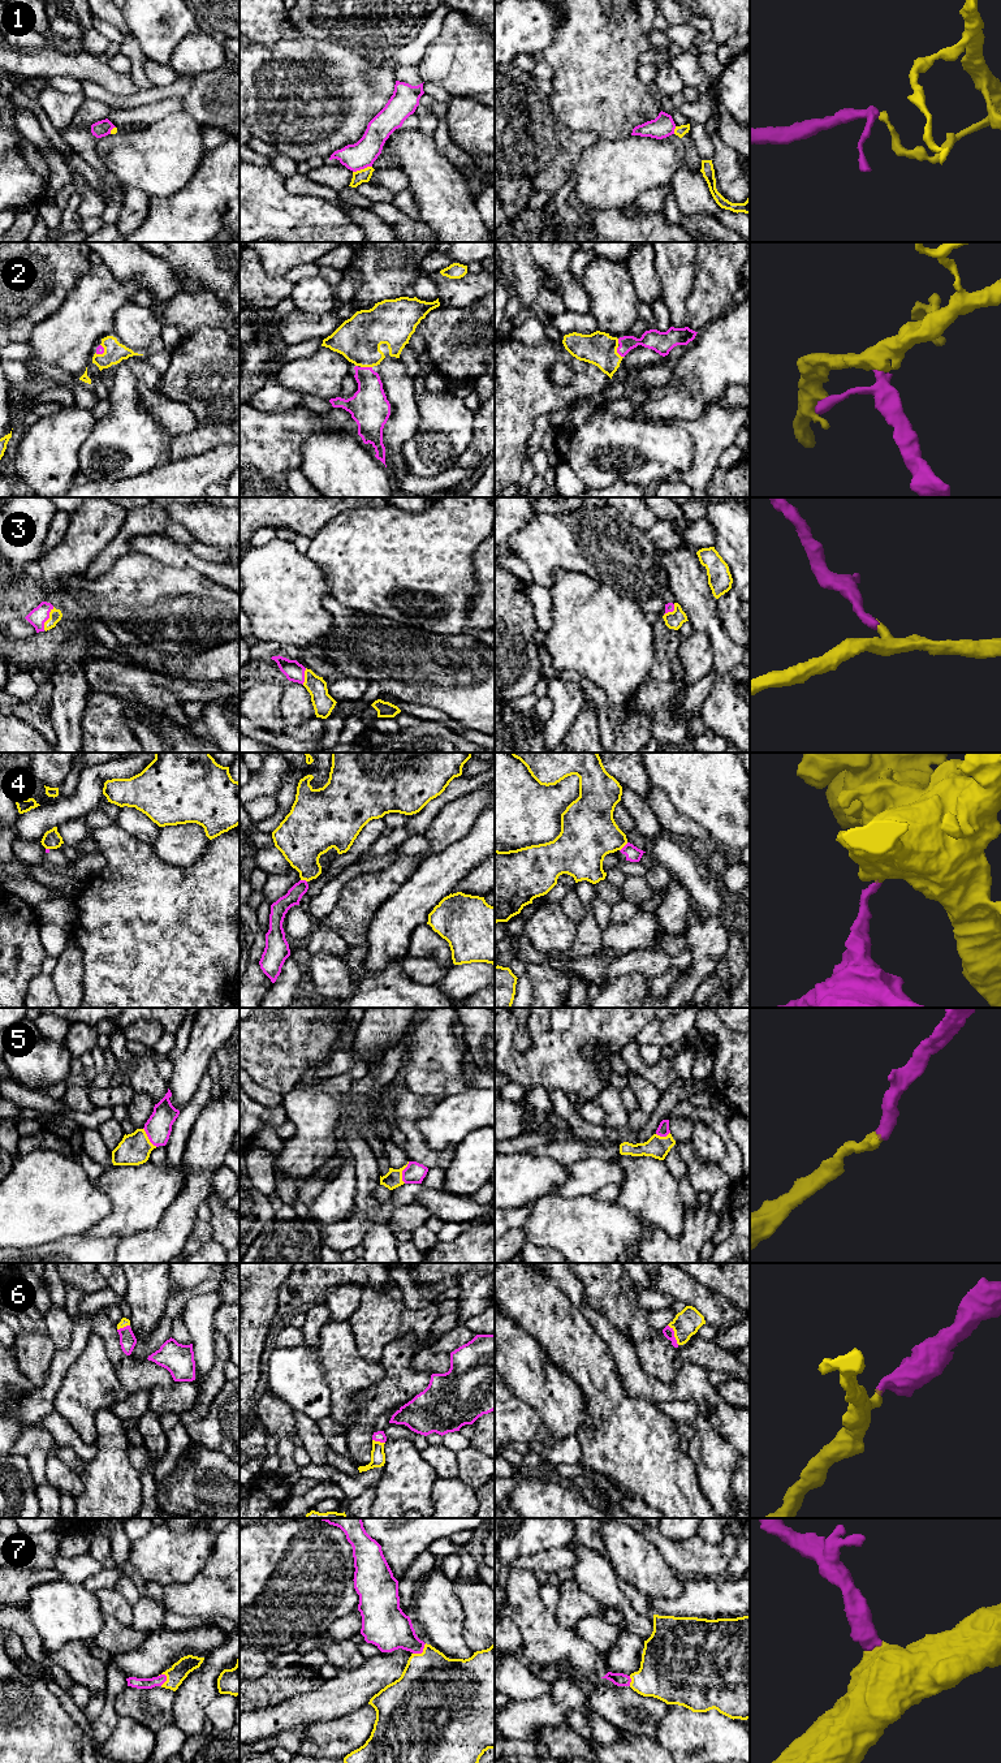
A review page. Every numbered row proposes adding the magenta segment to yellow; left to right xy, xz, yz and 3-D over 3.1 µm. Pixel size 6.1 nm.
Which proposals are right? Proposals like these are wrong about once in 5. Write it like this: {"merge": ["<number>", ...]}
{"merge": ["2", "3", "5", "6", "7"]}

